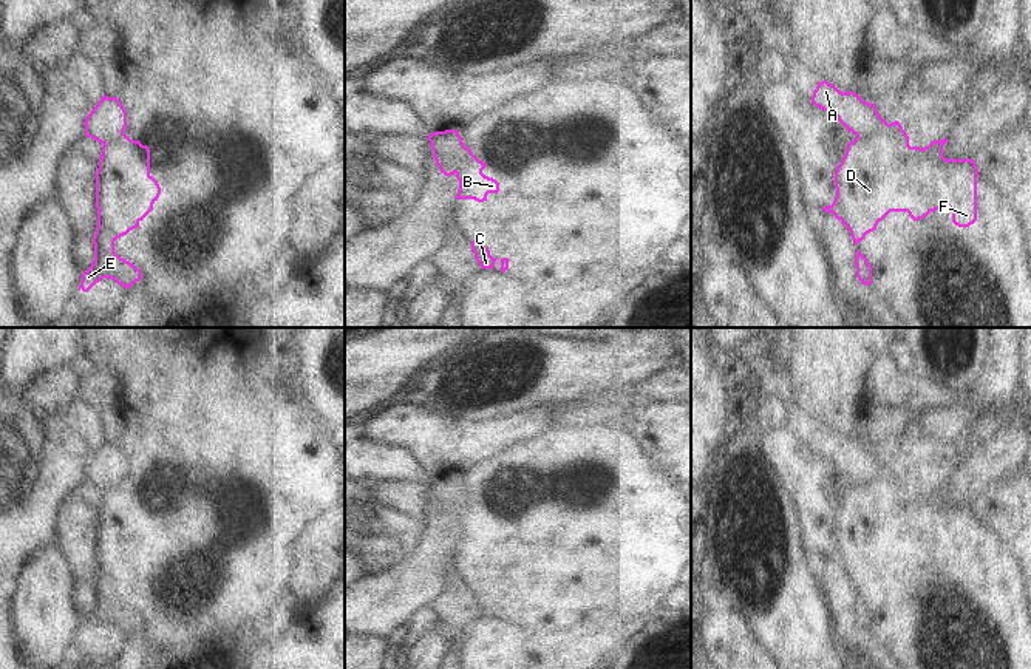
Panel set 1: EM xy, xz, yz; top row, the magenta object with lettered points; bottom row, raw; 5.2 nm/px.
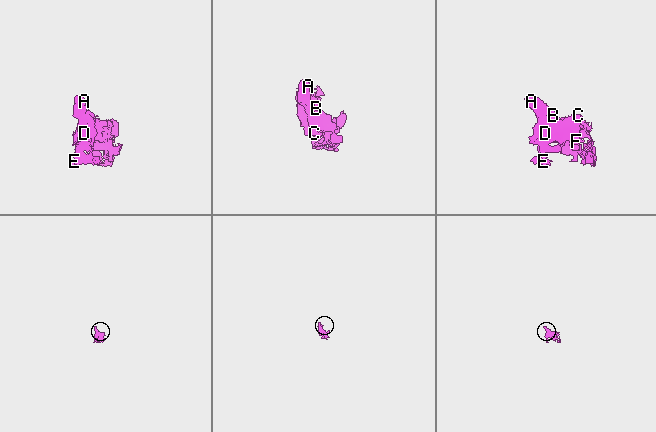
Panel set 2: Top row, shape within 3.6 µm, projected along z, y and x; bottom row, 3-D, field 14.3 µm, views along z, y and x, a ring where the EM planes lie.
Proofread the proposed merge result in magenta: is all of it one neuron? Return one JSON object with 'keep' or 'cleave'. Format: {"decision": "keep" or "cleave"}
{"decision": "cleave"}

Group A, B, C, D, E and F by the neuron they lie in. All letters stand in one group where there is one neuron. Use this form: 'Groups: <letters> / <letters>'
Groups: A / B C D E F

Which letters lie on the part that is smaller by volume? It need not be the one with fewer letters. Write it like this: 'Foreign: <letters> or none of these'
Foreign: A

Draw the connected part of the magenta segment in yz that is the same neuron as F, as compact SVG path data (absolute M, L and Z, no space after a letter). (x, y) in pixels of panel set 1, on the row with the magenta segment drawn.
M898 121L870 134L856 136L847 144L846 155L835 171L836 198L832 205L821 207L844 224L858 246L867 233L876 230L890 212L907 212L914 221L946 205L952 222L969 227L977 221L977 165L974 159L946 159L943 145L948 139L932 141L927 147L910 147L909 136Z

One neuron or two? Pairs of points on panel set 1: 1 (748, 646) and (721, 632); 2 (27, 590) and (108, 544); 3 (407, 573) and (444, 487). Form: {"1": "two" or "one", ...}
{"1": "one", "2": "two", "3": "one"}

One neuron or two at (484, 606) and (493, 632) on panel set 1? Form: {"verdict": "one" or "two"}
{"verdict": "two"}

